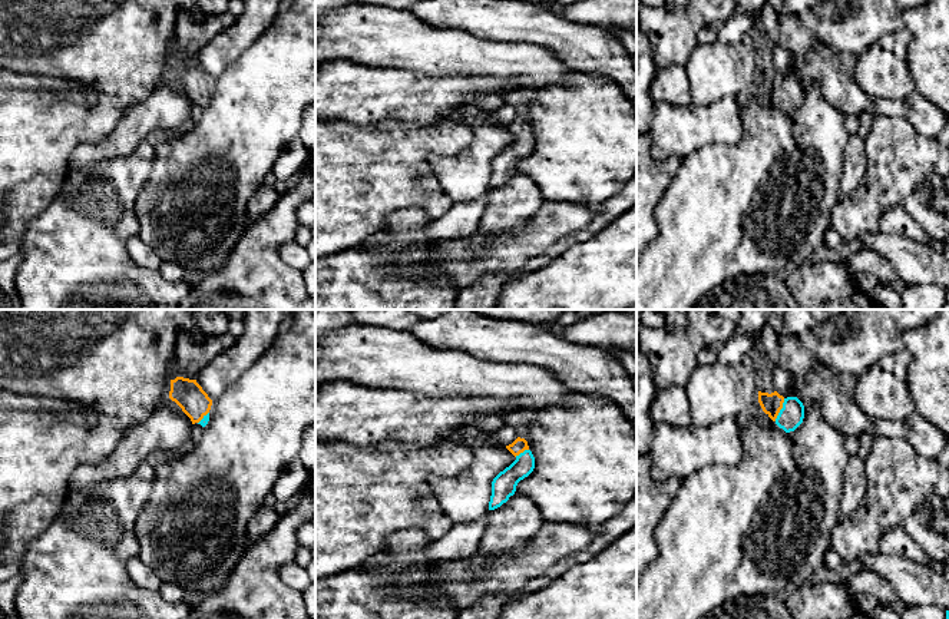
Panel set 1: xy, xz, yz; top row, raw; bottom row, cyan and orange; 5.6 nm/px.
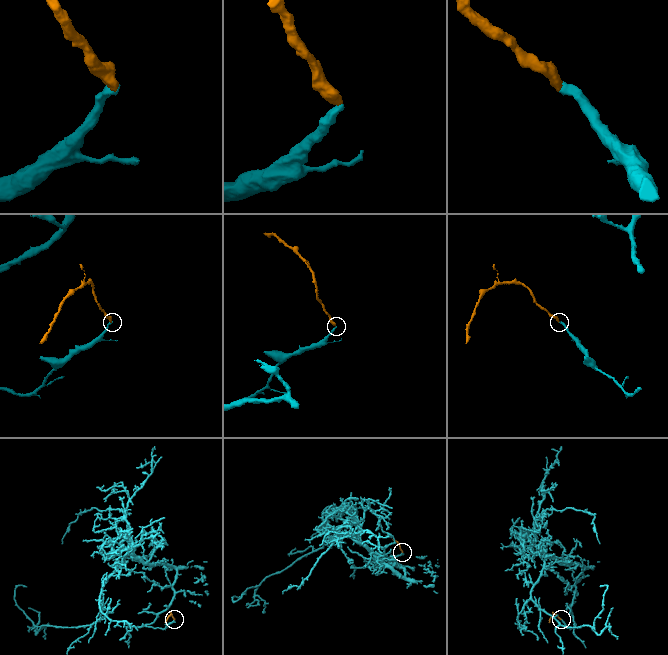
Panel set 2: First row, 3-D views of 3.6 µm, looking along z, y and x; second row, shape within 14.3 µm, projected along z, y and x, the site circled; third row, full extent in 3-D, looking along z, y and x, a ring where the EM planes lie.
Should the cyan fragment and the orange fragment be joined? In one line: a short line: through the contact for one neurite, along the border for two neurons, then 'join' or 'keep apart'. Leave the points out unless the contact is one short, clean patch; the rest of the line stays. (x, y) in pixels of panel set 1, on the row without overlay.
yz (792, 93), (780, 89), (771, 83) | join

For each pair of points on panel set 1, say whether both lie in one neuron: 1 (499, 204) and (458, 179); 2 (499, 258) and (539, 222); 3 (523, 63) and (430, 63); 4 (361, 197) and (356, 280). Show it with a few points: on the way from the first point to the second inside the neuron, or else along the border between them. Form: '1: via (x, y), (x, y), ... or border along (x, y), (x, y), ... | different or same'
1: border along (489, 189), (485, 194) | different
2: via (509, 251), (529, 232) | same
3: via (501, 62), (453, 62) | same
4: border along (386, 222), (363, 241), (330, 255) | different

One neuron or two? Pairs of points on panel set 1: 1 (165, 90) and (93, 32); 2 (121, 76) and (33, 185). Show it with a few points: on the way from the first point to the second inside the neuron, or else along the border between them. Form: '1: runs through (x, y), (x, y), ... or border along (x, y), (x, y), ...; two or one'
1: border along (168, 75), (154, 92), (132, 105); two
2: runs through (102, 103), (48, 158); one

